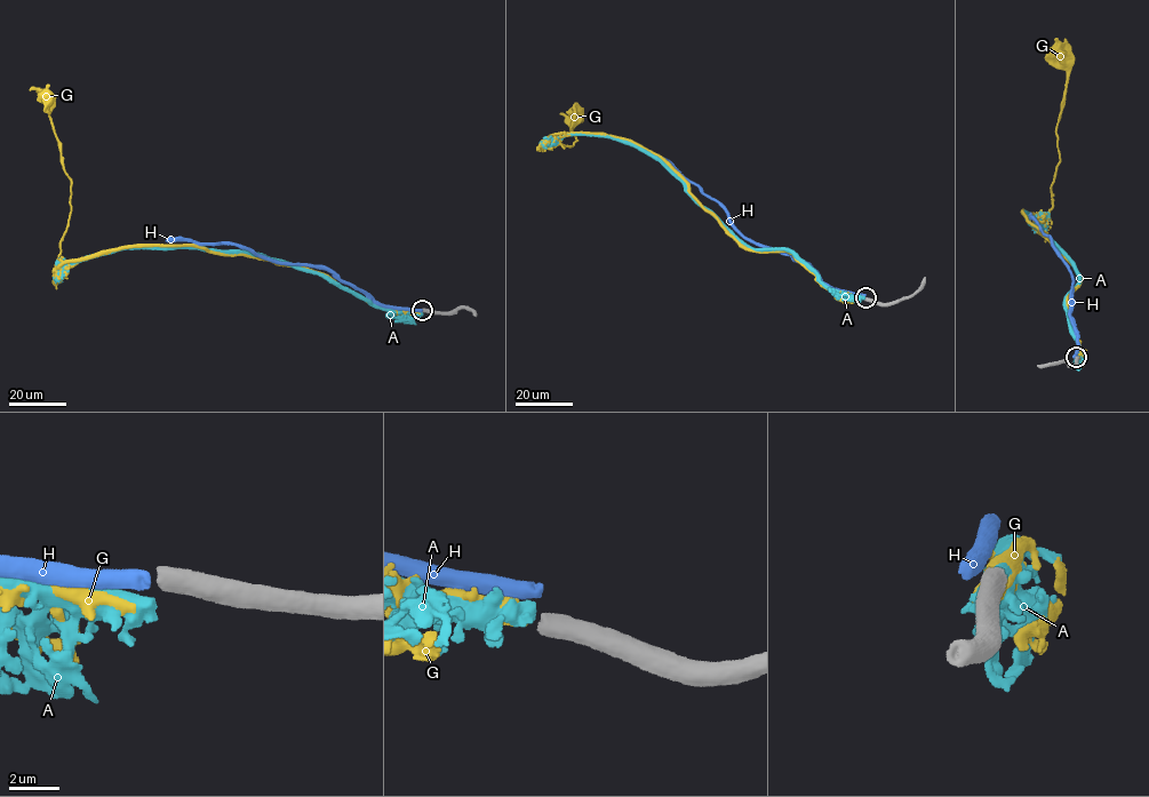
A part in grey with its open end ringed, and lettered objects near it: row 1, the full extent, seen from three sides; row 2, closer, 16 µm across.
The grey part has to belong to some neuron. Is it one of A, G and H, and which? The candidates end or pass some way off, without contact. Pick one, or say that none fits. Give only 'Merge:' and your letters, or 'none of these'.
Merge: H

